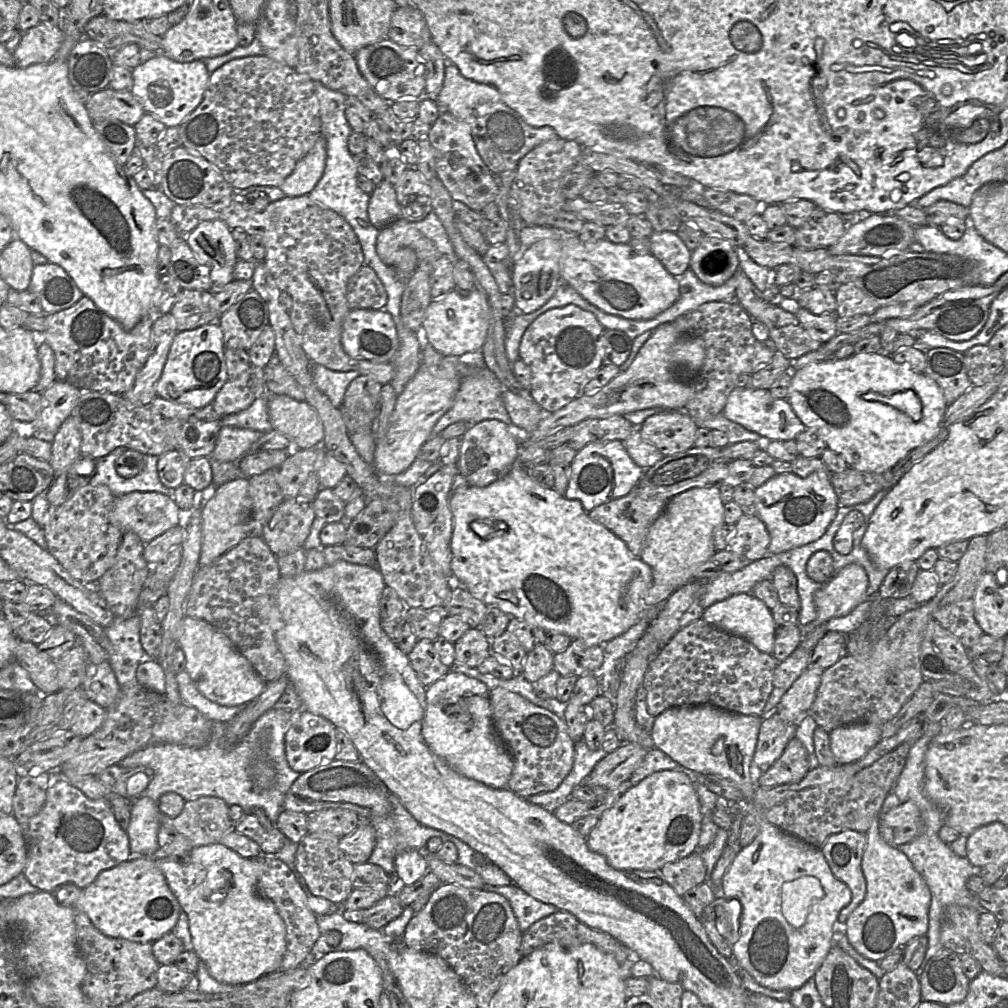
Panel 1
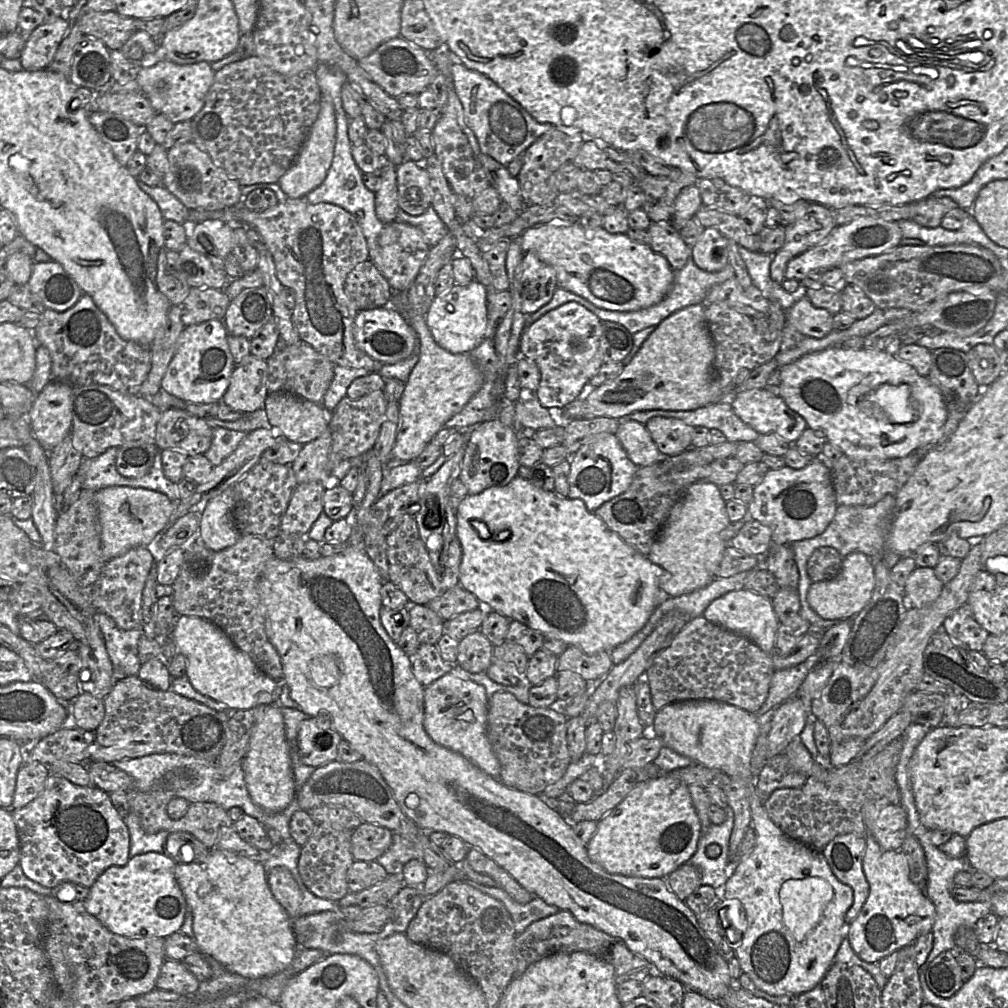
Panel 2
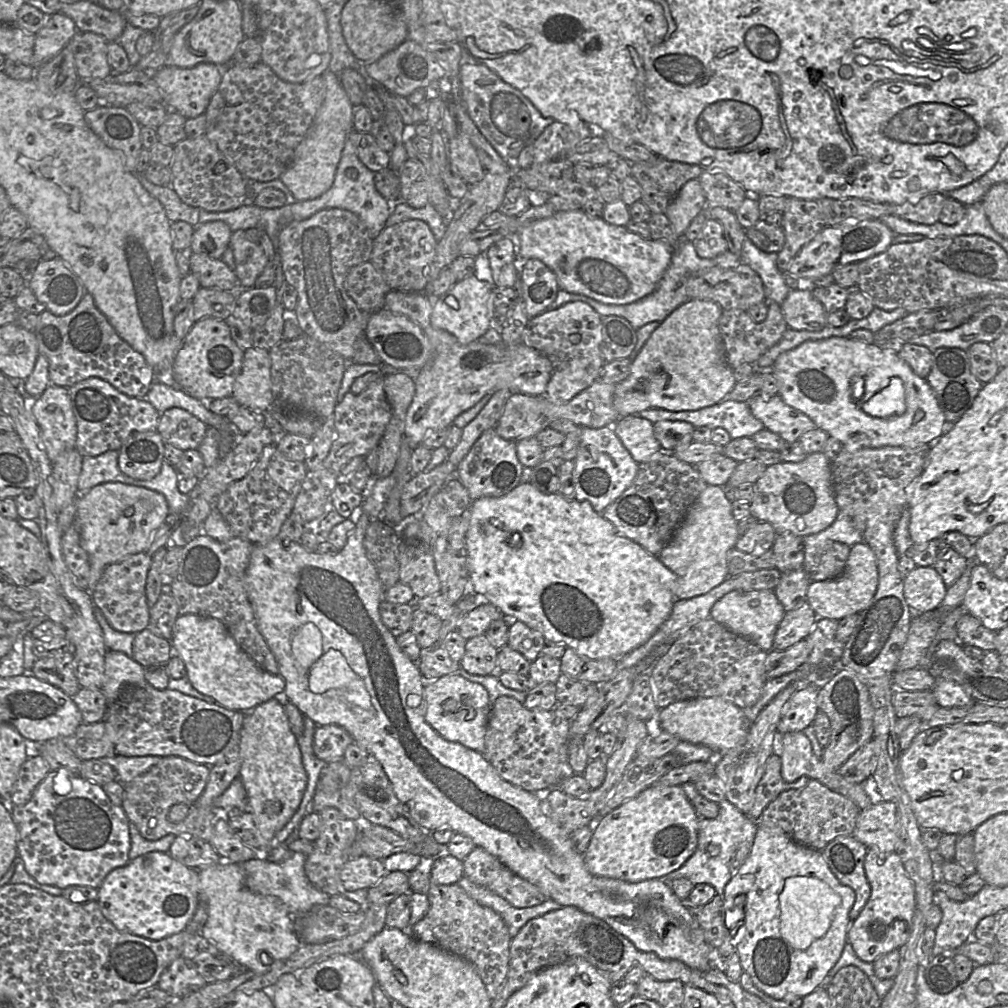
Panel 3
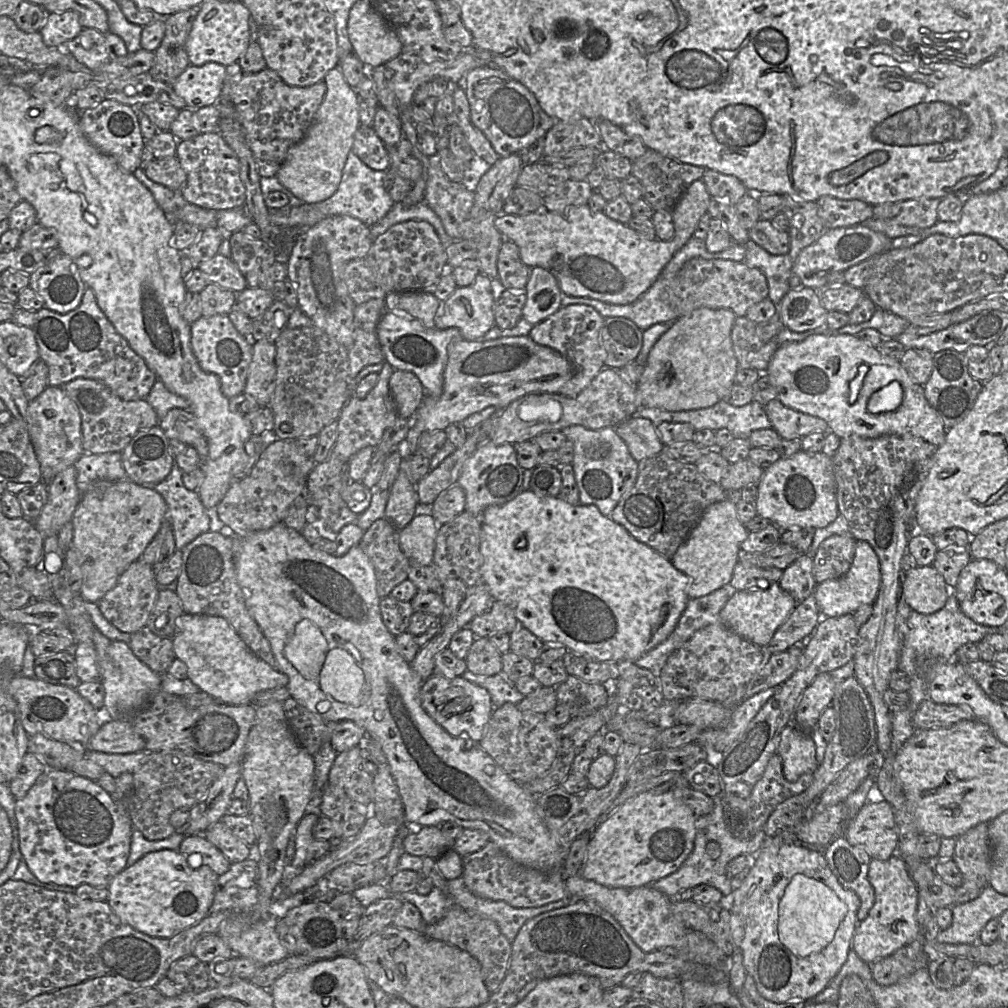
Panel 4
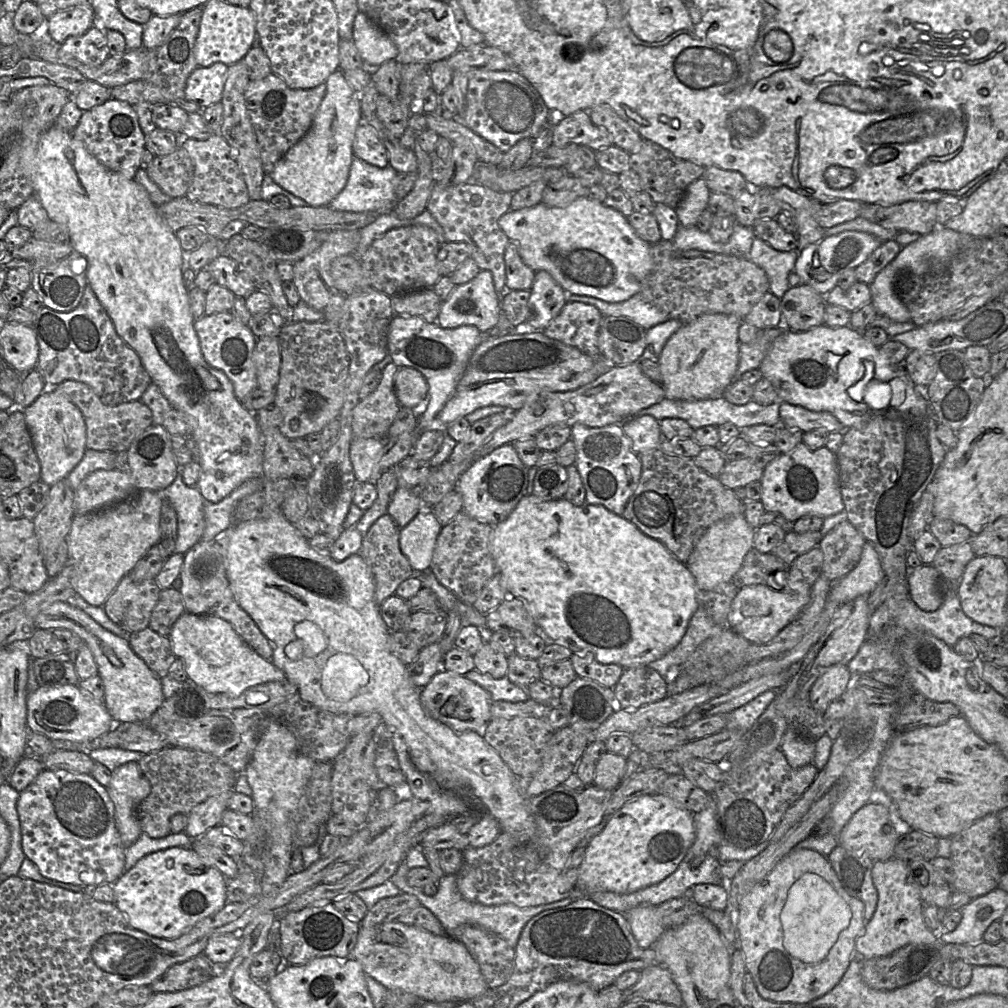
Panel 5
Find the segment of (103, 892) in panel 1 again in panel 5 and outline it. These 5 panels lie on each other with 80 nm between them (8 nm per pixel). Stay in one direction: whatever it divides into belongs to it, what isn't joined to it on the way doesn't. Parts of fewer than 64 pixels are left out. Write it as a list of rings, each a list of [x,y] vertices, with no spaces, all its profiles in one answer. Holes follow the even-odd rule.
[[[172,847],[142,857],[130,870],[124,872],[112,887],[114,904],[126,916],[132,928],[150,936],[175,939],[225,906],[226,883],[227,878],[217,868],[203,864],[195,851]]]

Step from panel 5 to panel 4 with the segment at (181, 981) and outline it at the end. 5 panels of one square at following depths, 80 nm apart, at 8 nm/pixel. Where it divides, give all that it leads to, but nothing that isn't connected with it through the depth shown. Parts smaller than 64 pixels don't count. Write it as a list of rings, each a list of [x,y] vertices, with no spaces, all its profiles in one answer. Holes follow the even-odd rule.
[[[188,955],[173,962],[154,987],[164,997],[197,993],[212,985],[208,963]]]

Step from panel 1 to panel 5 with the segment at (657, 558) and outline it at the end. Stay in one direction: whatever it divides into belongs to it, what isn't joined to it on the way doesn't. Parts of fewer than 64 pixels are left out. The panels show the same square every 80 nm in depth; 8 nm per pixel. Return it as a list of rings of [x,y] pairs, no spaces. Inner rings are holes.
[[[743,514],[720,520],[706,530],[685,564],[695,577],[700,593],[710,591],[721,583],[732,581],[741,568],[745,555],[753,548],[754,532]]]

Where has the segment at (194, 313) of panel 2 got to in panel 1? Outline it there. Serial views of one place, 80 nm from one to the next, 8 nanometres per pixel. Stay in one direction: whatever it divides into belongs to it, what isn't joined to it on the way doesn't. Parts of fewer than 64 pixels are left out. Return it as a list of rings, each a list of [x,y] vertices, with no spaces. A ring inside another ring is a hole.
[[[182,289],[170,314],[176,320],[178,332],[192,330],[219,319],[214,293],[210,290]]]

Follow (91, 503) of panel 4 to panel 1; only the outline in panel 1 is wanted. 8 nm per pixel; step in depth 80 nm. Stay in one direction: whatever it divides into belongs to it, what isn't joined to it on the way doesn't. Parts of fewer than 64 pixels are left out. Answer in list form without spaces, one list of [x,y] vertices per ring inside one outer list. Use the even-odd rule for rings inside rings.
[[[134,491],[116,496],[110,512],[110,523],[122,531],[136,533],[143,543],[148,543],[184,520],[182,511],[171,497],[158,492]]]

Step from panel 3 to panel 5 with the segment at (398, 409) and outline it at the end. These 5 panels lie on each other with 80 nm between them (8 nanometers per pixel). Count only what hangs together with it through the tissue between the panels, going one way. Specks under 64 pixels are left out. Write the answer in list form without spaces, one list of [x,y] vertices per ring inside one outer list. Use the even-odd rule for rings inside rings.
[[[399,367],[394,388],[401,407],[415,409],[428,396],[428,384],[421,372],[411,367]]]

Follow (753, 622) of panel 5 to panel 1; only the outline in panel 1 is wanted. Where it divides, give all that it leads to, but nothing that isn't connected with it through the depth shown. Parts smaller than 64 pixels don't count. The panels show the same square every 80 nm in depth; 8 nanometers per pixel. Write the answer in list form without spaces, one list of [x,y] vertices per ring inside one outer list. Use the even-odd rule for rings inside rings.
[[[736,594],[716,602],[703,611],[702,619],[718,629],[746,639],[763,653],[773,652],[776,625],[772,612],[752,594]]]

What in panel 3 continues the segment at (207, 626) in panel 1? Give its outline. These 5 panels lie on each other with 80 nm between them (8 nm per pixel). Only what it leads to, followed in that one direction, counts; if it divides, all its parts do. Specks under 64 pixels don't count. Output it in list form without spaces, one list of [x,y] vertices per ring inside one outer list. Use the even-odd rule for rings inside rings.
[[[194,614],[179,615],[175,621],[174,634],[171,639],[174,654],[178,655],[186,667],[186,677],[200,693],[207,695],[226,709],[249,712],[261,703],[272,698],[284,696],[285,681],[279,675],[262,669],[236,643],[227,627],[218,619]]]

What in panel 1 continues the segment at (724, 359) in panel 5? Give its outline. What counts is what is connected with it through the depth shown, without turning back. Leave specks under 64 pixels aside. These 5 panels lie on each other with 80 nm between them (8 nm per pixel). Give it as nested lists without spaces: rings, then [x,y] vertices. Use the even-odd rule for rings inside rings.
[[[673,322],[662,323],[652,331],[626,371],[620,372],[596,393],[577,396],[563,408],[547,414],[535,430],[520,433],[521,444],[527,440],[542,444],[543,439],[557,429],[573,427],[586,419],[623,416],[647,408],[684,410],[697,391],[697,382],[684,383],[677,380],[672,369],[674,366],[683,366],[692,374],[698,374],[705,358],[705,343],[700,337],[680,334]]]

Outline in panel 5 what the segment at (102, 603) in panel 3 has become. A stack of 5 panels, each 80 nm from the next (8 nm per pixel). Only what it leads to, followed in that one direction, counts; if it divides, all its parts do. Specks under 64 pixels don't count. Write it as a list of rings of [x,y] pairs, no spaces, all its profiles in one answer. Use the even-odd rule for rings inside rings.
[[[128,574],[120,580],[102,607],[116,625],[132,634],[149,626],[160,591],[155,579],[134,581]]]

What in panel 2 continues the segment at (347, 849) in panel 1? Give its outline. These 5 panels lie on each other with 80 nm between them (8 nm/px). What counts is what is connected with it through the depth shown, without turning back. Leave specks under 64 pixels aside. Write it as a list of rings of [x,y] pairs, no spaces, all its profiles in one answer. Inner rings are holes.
[[[362,822],[351,836],[351,853],[355,861],[376,861],[392,844],[393,832],[385,827]]]

